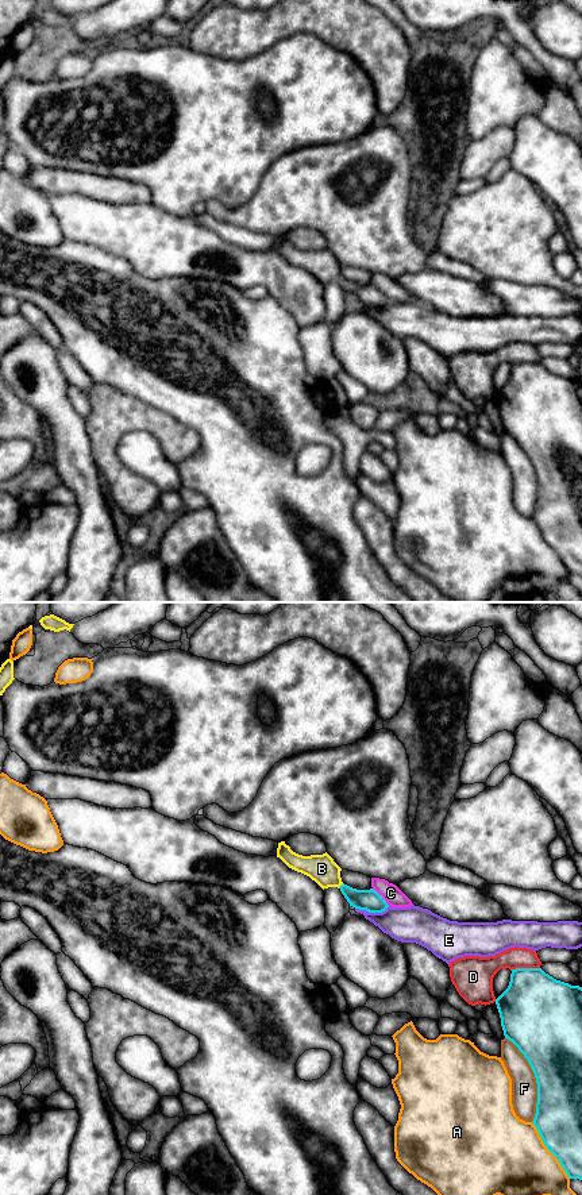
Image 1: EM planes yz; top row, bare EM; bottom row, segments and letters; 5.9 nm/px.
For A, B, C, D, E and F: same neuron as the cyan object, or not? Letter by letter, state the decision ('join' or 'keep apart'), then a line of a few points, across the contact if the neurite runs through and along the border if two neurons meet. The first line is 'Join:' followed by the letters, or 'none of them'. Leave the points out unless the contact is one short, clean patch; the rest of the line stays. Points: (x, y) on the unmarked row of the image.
Join: B
A: keep apart
B: join | yz (370, 296), (355, 293), (342, 280), (322, 263)
C: keep apart
D: keep apart
E: keep apart
F: keep apart

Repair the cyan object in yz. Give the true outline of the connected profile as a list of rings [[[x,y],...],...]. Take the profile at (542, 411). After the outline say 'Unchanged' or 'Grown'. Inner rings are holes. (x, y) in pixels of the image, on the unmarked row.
[[[516,363],[496,400],[505,433],[524,450],[536,473],[537,498],[532,519],[567,571],[582,575],[582,382],[556,375],[541,363]]]. Unchanged

